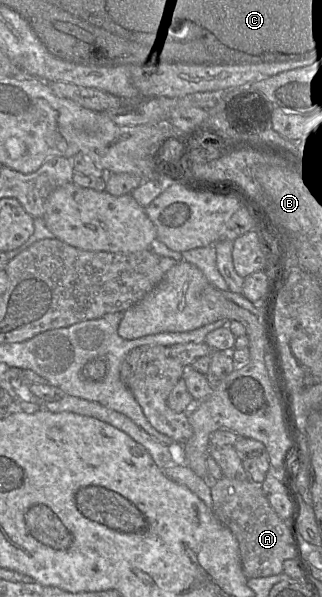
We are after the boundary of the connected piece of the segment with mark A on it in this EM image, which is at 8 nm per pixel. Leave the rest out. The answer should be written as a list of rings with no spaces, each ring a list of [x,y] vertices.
[[[223,477],[211,482],[212,510],[236,537],[244,575],[262,578],[283,573],[285,560],[296,560],[296,546],[289,525],[275,512],[261,484]]]

